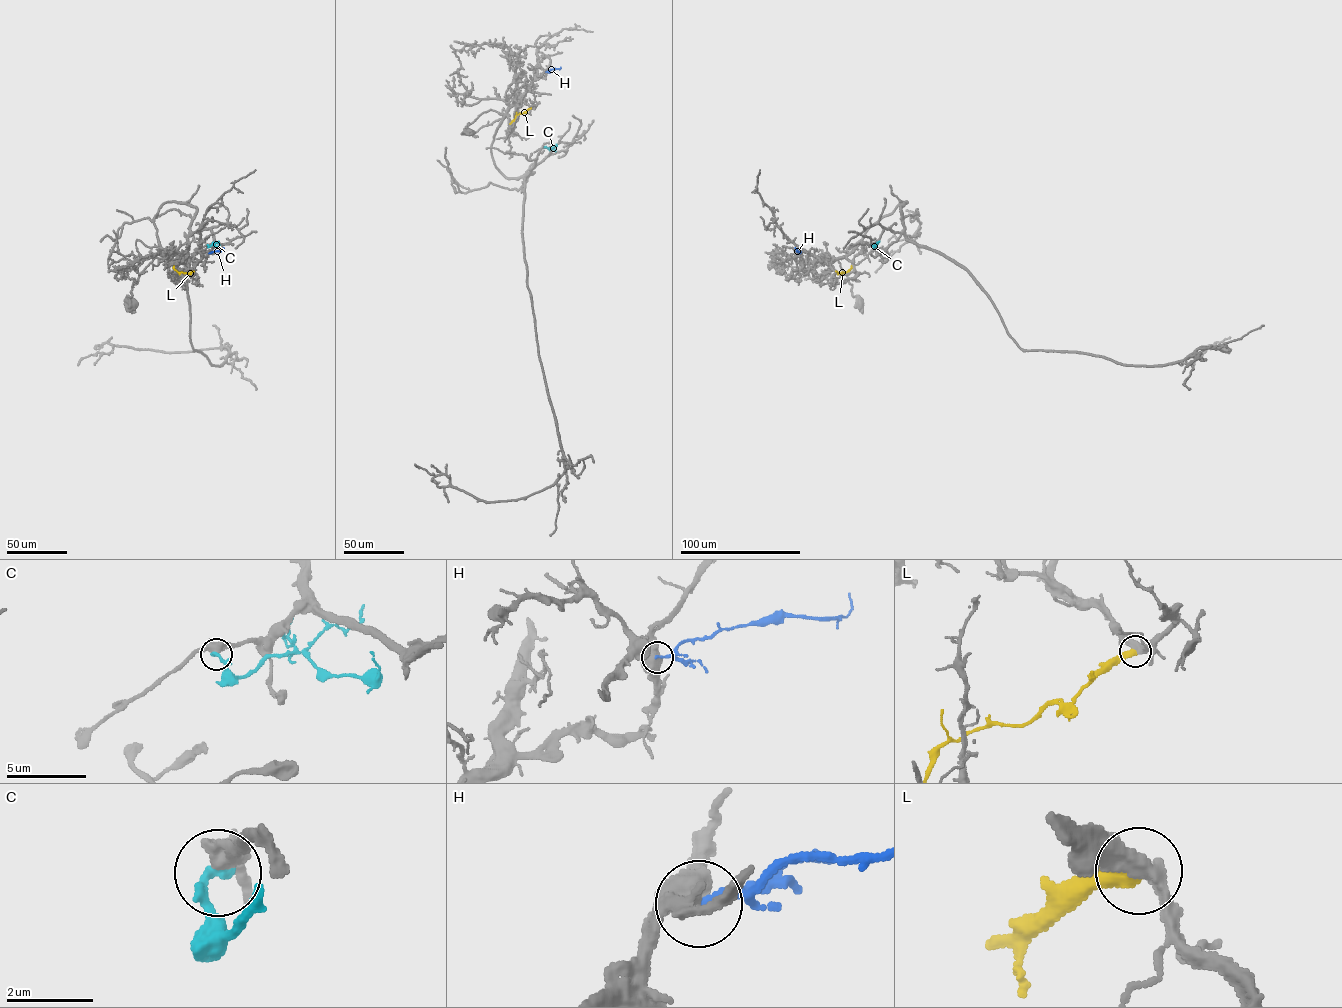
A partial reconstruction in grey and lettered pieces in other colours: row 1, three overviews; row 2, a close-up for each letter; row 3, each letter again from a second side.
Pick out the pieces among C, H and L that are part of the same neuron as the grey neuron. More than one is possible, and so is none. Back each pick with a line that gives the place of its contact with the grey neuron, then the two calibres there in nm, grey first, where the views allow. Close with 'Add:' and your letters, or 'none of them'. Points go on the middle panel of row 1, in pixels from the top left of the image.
Add: none of them

